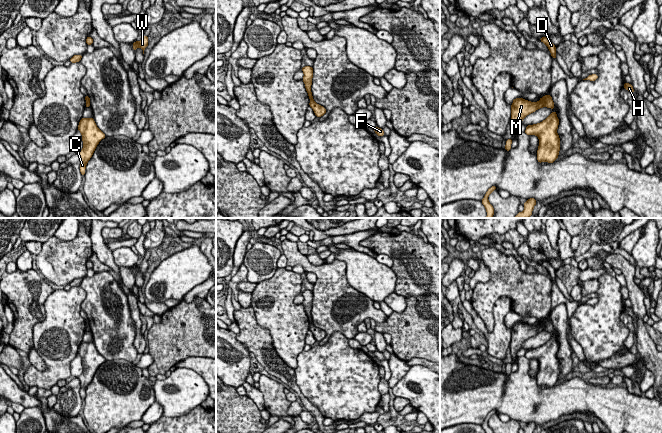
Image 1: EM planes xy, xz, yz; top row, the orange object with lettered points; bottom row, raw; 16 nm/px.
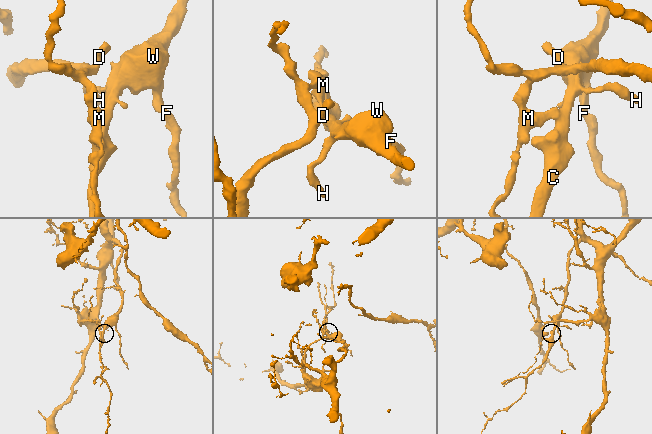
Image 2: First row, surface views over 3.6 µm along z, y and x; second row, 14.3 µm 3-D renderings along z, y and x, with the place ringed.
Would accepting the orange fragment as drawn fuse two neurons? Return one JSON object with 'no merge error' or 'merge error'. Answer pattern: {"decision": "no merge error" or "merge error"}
{"decision": "merge error"}

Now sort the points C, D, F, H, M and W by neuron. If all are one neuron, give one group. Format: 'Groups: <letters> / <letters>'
Groups: C F H W / D M

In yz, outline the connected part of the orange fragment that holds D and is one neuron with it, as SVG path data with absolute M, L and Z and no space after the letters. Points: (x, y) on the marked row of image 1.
M541 37L540 41L547 45L552 58L556 59L556 46L551 42L551 40L548 37Z

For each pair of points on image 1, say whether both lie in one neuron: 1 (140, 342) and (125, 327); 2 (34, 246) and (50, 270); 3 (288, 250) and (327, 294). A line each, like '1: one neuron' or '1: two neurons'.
1: two neurons
2: two neurons
3: one neuron

